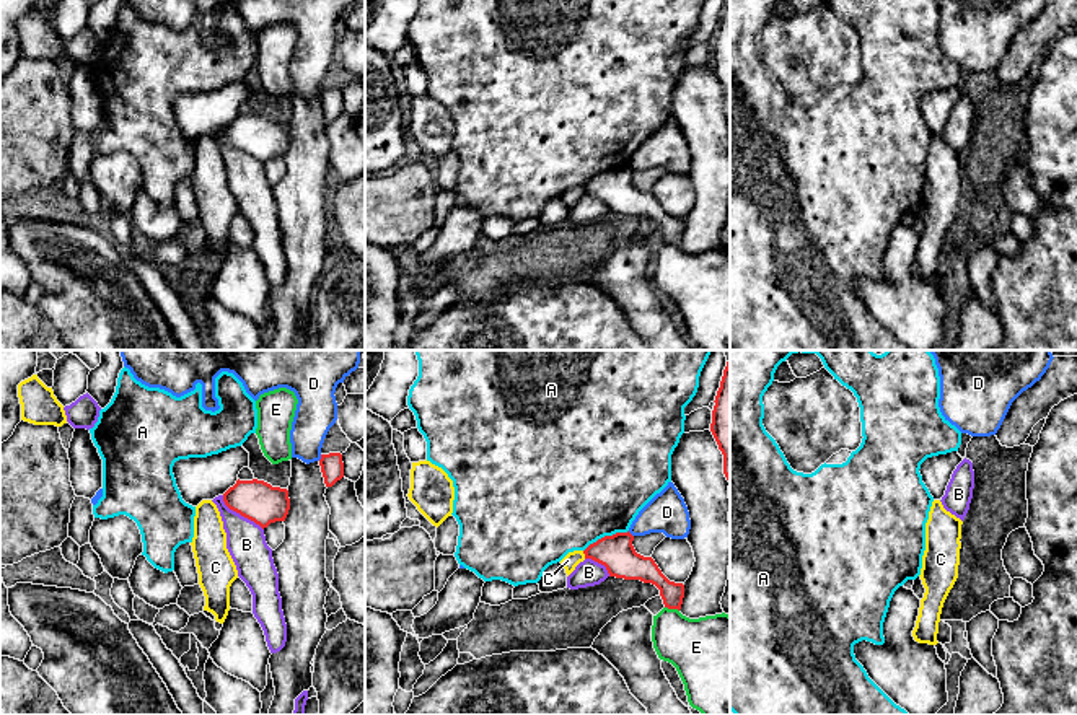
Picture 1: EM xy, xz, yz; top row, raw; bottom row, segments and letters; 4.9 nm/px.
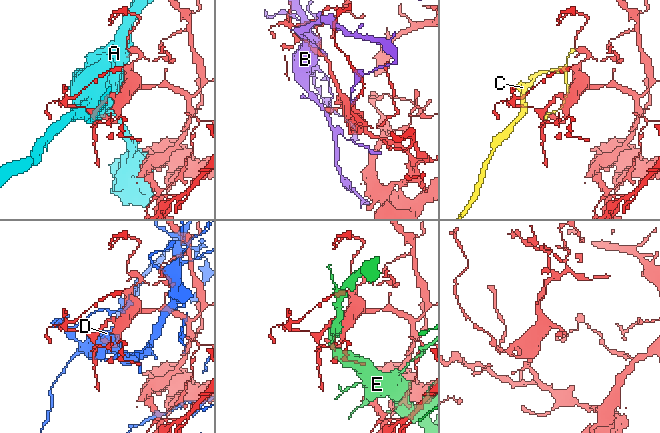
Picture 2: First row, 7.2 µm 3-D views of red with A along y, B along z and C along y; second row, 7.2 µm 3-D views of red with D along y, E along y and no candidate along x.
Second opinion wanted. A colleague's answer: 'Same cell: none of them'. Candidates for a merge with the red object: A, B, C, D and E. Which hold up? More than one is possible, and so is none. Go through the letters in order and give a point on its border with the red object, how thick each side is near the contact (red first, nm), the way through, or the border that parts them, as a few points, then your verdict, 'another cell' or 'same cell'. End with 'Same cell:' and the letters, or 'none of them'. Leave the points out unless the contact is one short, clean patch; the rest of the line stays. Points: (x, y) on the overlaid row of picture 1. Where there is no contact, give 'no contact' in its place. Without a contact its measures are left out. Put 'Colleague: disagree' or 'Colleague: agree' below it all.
A: contact xz (605, 536); calibres 180 and 500 nm; another cell
B: contact xy (240, 513); calibres 200 and 190 nm; another cell
C: contact xz (584, 552); calibres 180 and 80 nm; border xz (582, 551), (585, 557); another cell
D: contact xy (321, 458); calibres 110 and 200 nm; another cell
E: contact xz (672, 608); calibres 120 and 300 nm; another cell
Same cell: none of them
Colleague: agree

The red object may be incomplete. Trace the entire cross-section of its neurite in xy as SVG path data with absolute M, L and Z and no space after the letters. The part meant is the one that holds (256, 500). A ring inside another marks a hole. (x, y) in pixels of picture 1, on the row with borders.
M236 480L223 493L225 505L262 529L270 523L285 521L290 510L288 490L272 487L264 480Z

